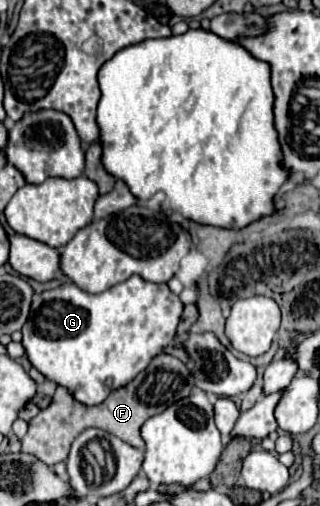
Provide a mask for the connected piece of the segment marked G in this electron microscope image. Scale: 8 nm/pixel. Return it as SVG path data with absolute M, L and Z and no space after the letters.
M132 276L130 280L100 294L88 294L74 284L64 284L32 298L30 316L22 328L22 346L30 364L46 380L66 388L80 404L96 406L106 400L110 392L132 382L158 354L164 352L176 334L182 312L184 304L180 296L168 288L168 284L146 282L140 276Z

